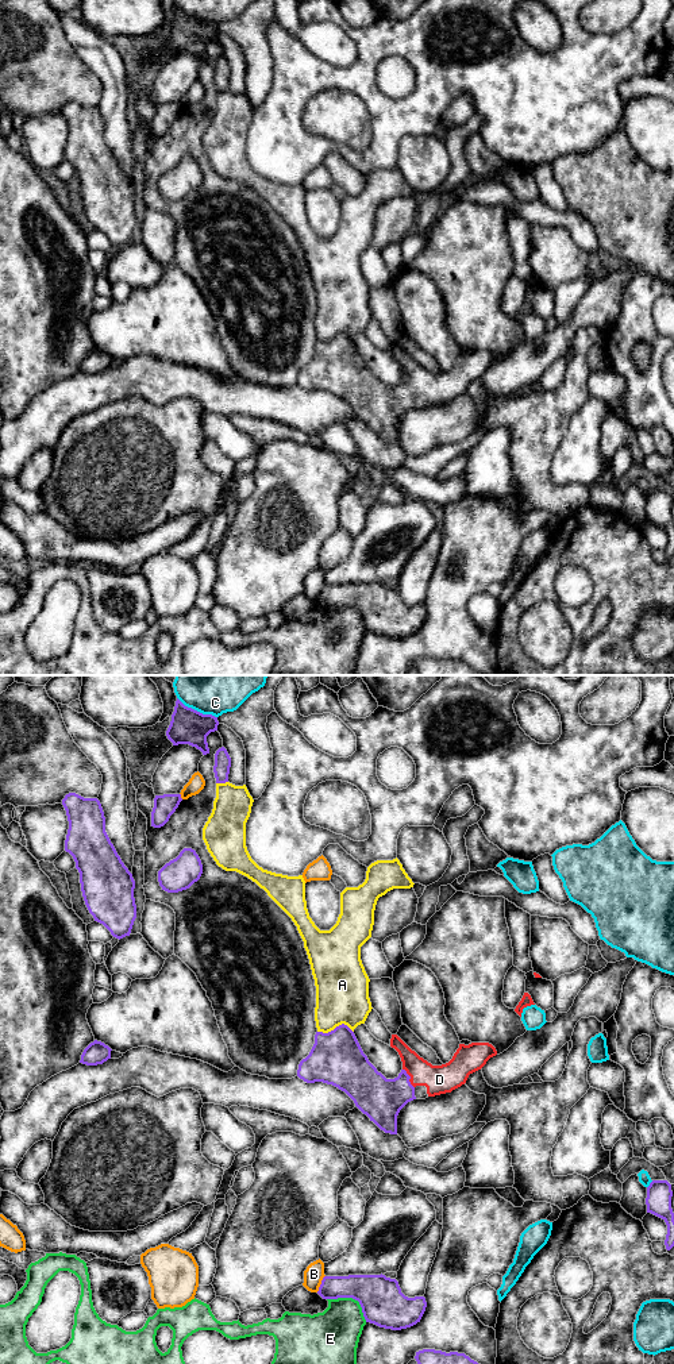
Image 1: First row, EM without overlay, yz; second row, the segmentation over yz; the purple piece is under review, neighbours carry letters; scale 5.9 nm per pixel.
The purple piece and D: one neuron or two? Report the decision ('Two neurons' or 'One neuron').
One neuron

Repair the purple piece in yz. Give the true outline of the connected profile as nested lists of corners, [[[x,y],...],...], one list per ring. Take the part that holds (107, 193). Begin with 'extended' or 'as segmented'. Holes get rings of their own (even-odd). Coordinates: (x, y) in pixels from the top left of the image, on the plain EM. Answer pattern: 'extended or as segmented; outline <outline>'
as segmented; outline [[[69,101],[62,113],[69,130],[65,159],[76,170],[89,221],[113,246],[130,244],[136,227],[135,189],[105,140],[100,109]]]

